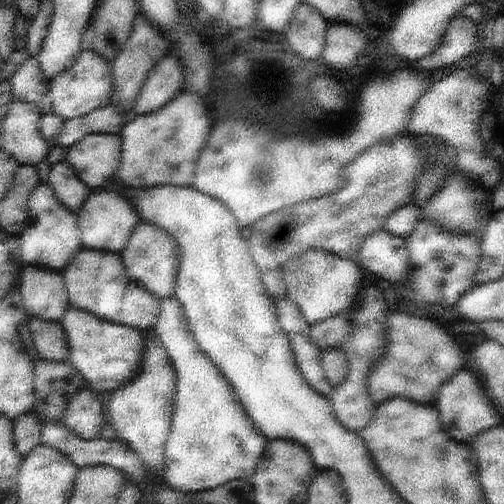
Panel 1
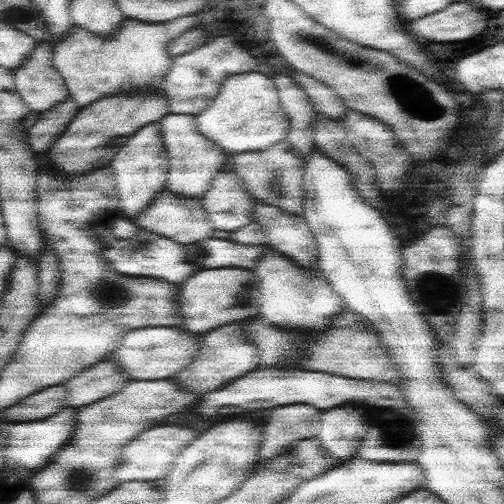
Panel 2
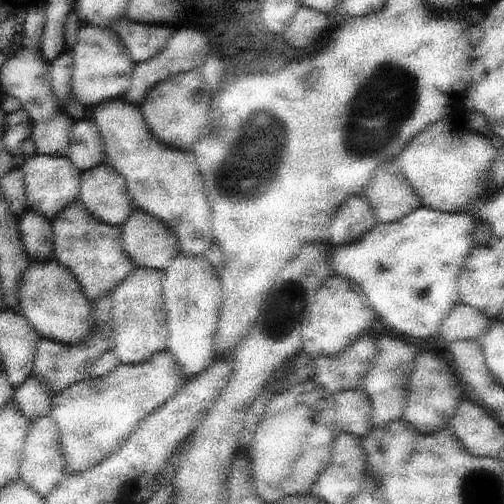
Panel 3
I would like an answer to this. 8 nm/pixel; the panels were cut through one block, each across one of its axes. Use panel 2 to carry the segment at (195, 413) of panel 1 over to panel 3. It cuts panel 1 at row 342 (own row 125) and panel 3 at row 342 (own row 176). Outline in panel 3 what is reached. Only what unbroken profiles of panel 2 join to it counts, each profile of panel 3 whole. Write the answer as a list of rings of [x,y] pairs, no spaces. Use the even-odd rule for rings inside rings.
[[[179,254],[167,268],[167,278],[163,278],[163,304],[167,306],[167,326],[169,326],[169,342],[167,352],[175,358],[181,366],[181,374],[185,378],[195,378],[199,372],[205,372],[213,362],[213,336],[215,336],[215,322],[219,308],[223,308],[223,290],[219,290],[219,278],[215,278],[211,266],[203,258]]]

